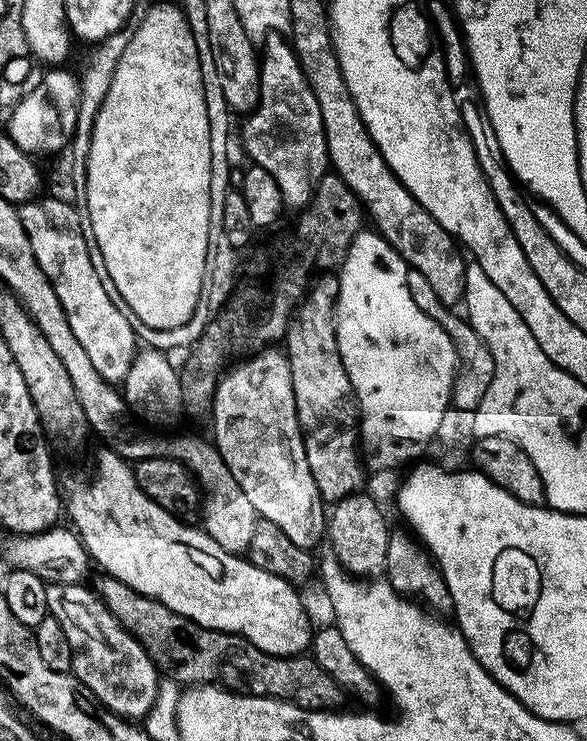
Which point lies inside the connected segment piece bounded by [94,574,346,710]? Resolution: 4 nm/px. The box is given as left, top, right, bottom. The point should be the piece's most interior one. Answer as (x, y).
(190, 654)

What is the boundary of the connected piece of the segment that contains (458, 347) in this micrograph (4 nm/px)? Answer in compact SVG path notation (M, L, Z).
M408 269L406 287L410 289L410 298L414 298L414 306L418 306L418 310L430 314L430 318L434 318L434 322L438 322L438 326L442 326L442 330L446 330L446 334L450 334L450 342L454 342L456 373L452 379L451 407L455 411L457 408L458 411L465 412L465 414L475 412L477 406L482 402L482 398L486 398L486 390L490 390L490 382L494 378L494 358L490 354L486 342L482 342L482 338L478 338L478 334L463 315L455 316L452 313L455 311L449 305L441 302L438 294L434 294L428 279L422 274L418 274L418 270Z

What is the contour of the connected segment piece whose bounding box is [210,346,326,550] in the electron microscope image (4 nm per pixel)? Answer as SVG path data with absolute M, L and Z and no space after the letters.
M268 346L258 352L257 356L234 365L232 369L229 367L216 384L210 409L212 432L216 435L214 443L230 474L234 474L234 482L246 490L246 498L250 498L257 517L274 522L274 526L278 526L278 530L282 530L290 542L312 550L326 536L326 501L319 494L307 461L305 435L296 413L294 382L290 378L288 358L276 346Z

